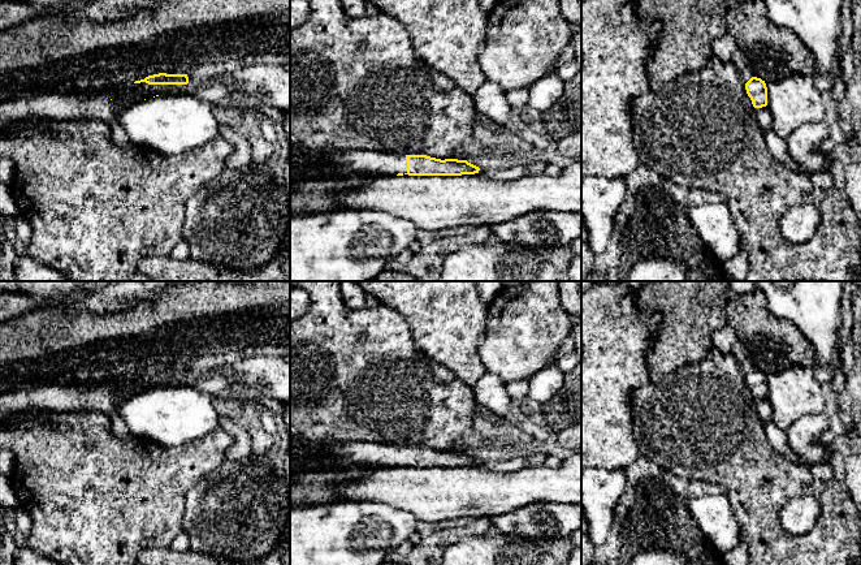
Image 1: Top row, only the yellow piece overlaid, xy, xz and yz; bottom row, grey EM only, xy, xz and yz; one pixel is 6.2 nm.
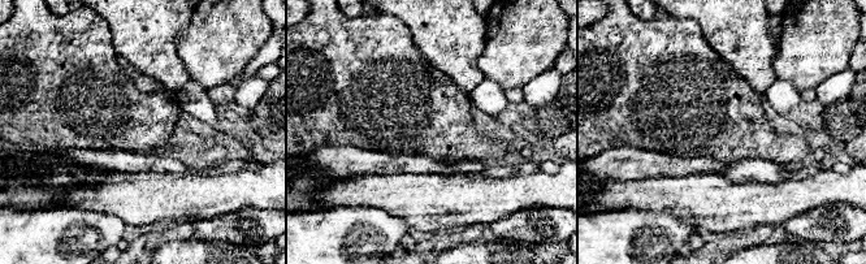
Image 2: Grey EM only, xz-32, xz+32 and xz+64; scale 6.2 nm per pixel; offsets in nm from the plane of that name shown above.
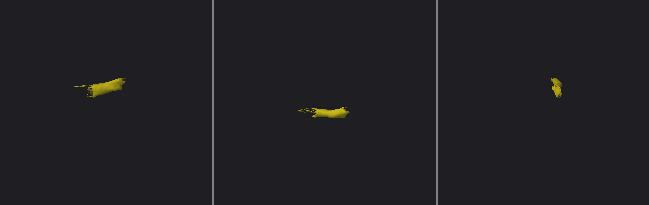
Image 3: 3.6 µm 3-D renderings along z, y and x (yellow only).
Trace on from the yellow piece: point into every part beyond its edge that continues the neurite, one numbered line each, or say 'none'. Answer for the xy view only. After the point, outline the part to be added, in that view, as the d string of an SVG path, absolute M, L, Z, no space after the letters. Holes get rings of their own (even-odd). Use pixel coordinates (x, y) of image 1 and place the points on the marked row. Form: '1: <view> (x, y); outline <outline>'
none

